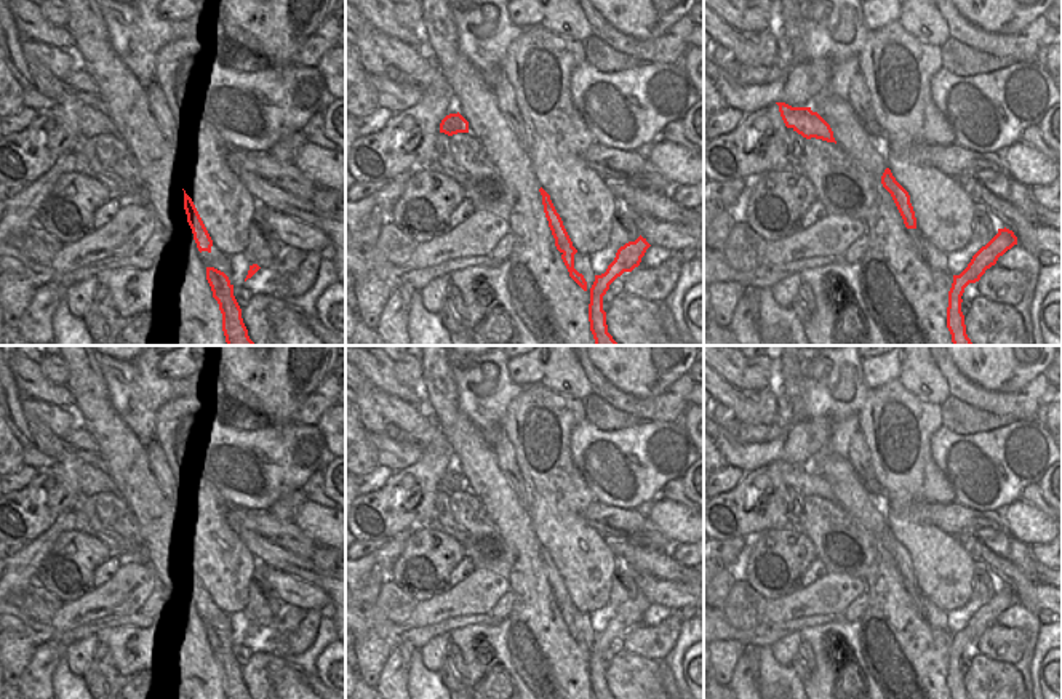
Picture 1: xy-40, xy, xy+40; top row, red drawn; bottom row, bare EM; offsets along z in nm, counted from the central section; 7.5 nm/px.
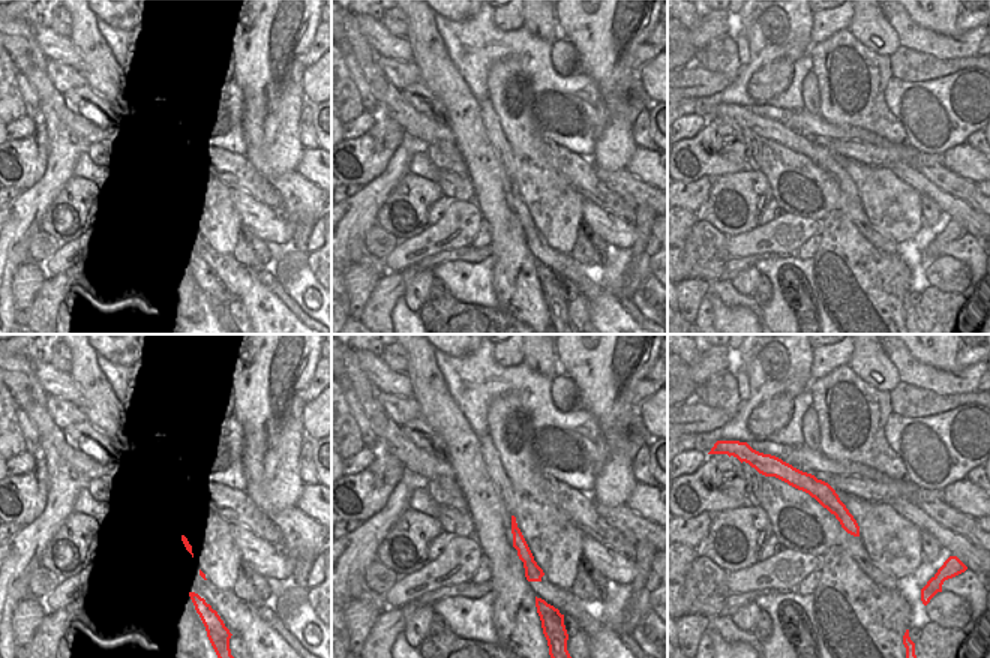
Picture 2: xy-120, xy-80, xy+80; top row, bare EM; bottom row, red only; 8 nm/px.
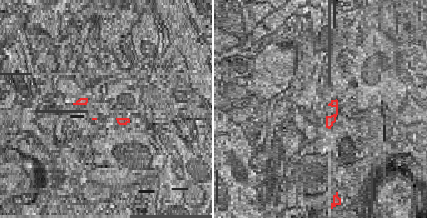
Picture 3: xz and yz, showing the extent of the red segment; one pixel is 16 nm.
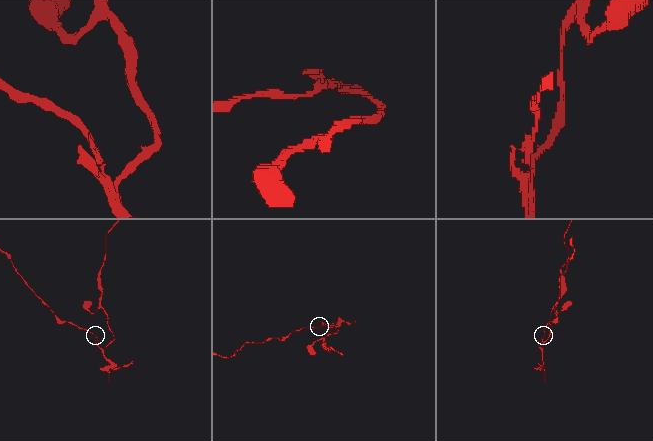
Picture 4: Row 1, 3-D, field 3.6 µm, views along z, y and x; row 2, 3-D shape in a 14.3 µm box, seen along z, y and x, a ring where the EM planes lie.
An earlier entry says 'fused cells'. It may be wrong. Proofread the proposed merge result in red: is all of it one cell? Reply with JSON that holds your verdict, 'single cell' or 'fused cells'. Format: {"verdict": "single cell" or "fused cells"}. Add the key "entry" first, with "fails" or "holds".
{"entry": "holds", "verdict": "fused cells"}

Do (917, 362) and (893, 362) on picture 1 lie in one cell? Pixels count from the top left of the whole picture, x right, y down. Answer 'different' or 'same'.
different

